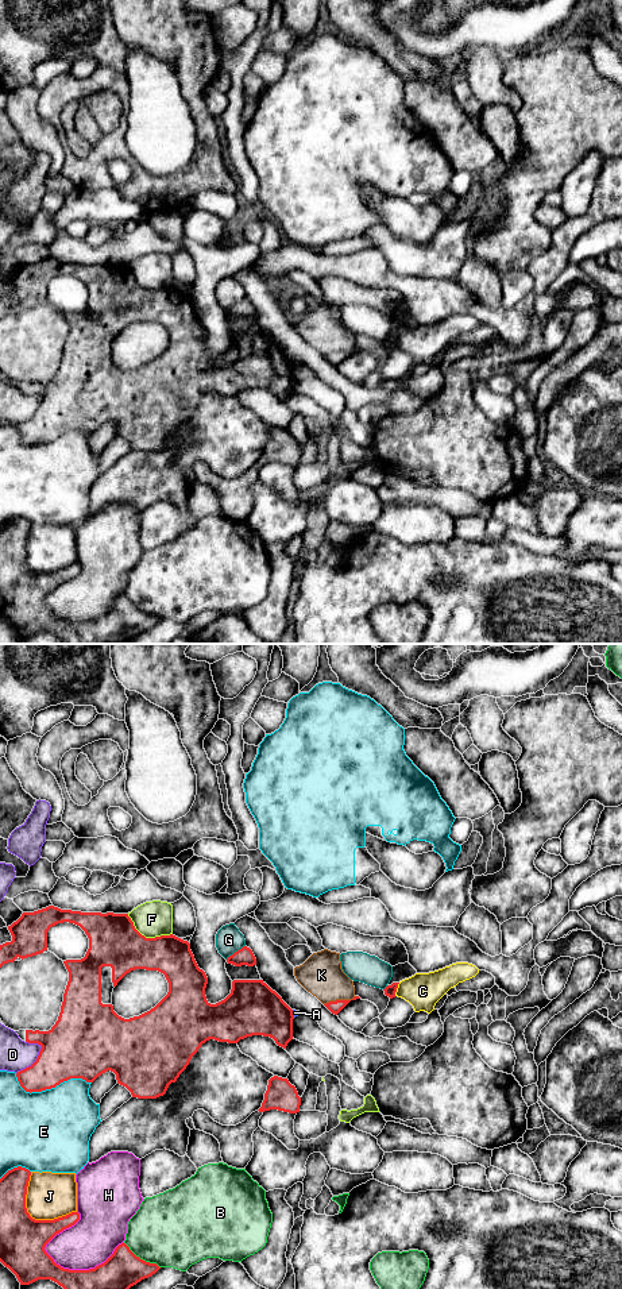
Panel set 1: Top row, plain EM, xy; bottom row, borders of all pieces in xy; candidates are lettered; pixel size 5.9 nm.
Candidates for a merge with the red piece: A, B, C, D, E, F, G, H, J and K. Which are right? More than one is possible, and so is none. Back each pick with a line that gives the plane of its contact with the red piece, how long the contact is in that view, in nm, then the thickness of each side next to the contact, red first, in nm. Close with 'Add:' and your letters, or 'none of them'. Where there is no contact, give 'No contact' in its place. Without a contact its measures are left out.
Add: none of them

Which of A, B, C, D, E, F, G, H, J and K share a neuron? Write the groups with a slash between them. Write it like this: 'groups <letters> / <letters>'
groups A C / B / D / E / F / G / H / J / K

